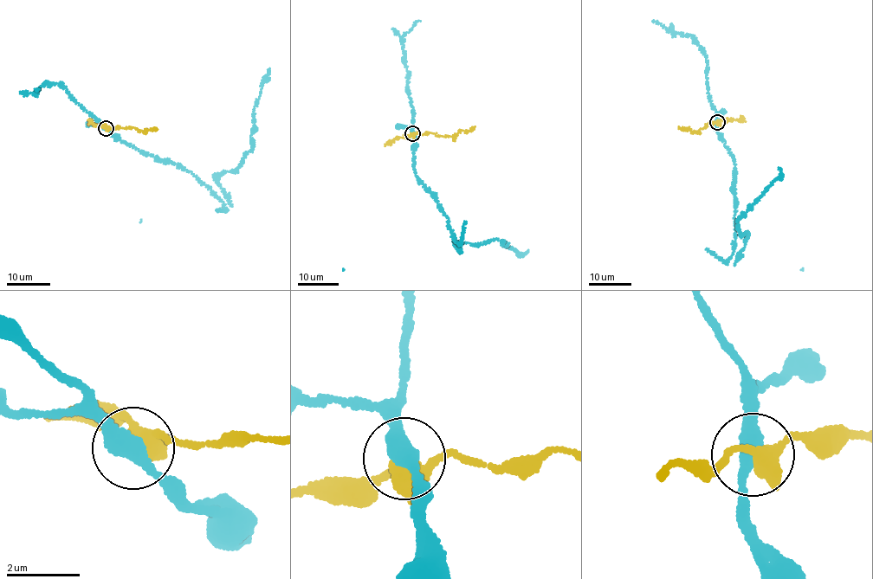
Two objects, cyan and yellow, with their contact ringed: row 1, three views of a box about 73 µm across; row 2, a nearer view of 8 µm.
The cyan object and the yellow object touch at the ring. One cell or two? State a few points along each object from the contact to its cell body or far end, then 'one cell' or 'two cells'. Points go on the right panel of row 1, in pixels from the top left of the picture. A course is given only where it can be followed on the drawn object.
cyan runs (717, 121), (735, 169), (733, 254), (738, 255), (746, 235), (740, 232), (737, 220), (779, 176), (779, 167); yellow runs (718, 122), (710, 125), (708, 123), (695, 132), (679, 126); two cells

